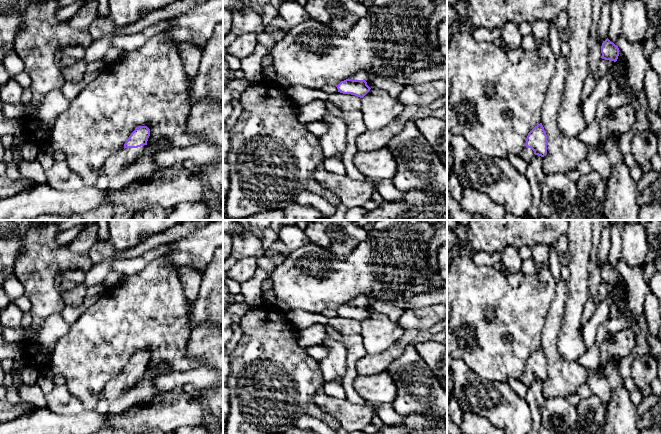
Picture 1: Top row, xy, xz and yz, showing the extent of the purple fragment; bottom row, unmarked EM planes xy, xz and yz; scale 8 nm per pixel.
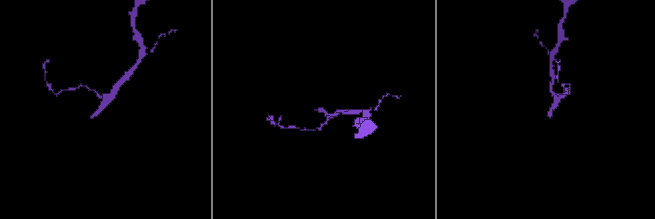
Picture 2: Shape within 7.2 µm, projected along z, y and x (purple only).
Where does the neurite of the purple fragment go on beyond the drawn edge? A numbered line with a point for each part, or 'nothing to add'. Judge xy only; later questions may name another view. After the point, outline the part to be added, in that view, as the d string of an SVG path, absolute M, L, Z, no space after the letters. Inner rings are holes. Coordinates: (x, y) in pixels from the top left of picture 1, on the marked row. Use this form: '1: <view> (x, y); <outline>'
1: xy (115, 164); M146 145L138 148L125 148L117 154L109 157L99 170L99 176L105 175L109 179L117 176L127 166L135 161Z

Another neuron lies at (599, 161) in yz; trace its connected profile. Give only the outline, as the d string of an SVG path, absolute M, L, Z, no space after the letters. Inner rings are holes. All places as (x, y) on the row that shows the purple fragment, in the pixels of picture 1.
M590 146L588 162L594 172L598 173L605 182L608 182L612 173L611 162L605 152L601 152L596 146Z

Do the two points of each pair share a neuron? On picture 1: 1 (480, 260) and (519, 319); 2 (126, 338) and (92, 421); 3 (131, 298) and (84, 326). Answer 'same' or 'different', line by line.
1: different
2: different
3: same

